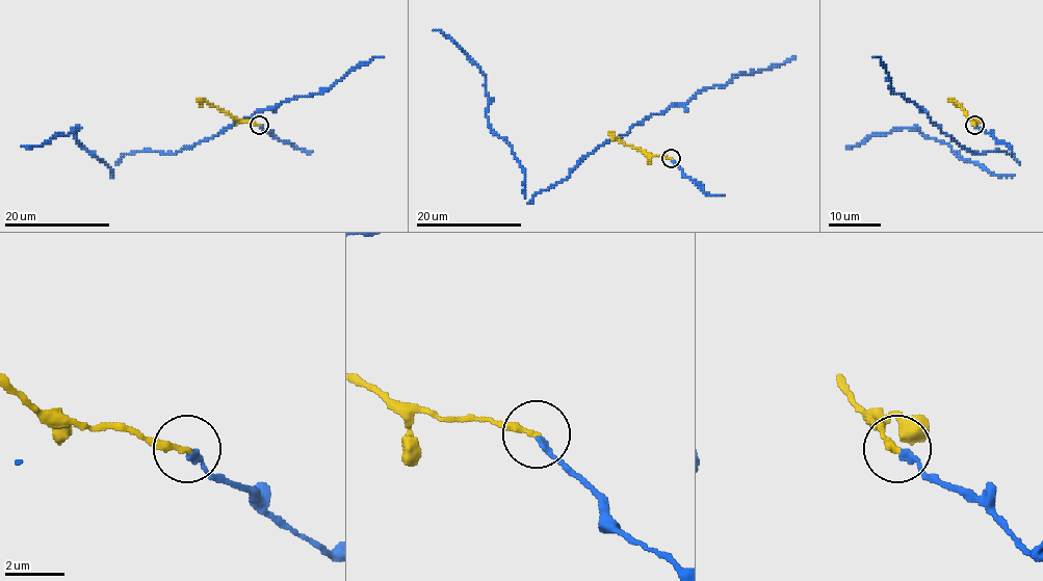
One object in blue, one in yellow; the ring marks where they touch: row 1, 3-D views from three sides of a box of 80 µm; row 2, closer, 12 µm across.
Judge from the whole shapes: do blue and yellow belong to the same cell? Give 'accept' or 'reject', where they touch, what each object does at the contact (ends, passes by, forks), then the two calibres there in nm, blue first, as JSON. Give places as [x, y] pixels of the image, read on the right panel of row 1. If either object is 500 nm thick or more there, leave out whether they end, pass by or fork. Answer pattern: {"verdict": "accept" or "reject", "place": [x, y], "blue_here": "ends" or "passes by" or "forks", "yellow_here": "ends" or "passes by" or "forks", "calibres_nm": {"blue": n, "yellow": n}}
{"verdict": "accept", "place": [974, 125], "blue_here": "ends", "yellow_here": "ends", "calibres_nm": {"blue": 200, "yellow": 220}}

